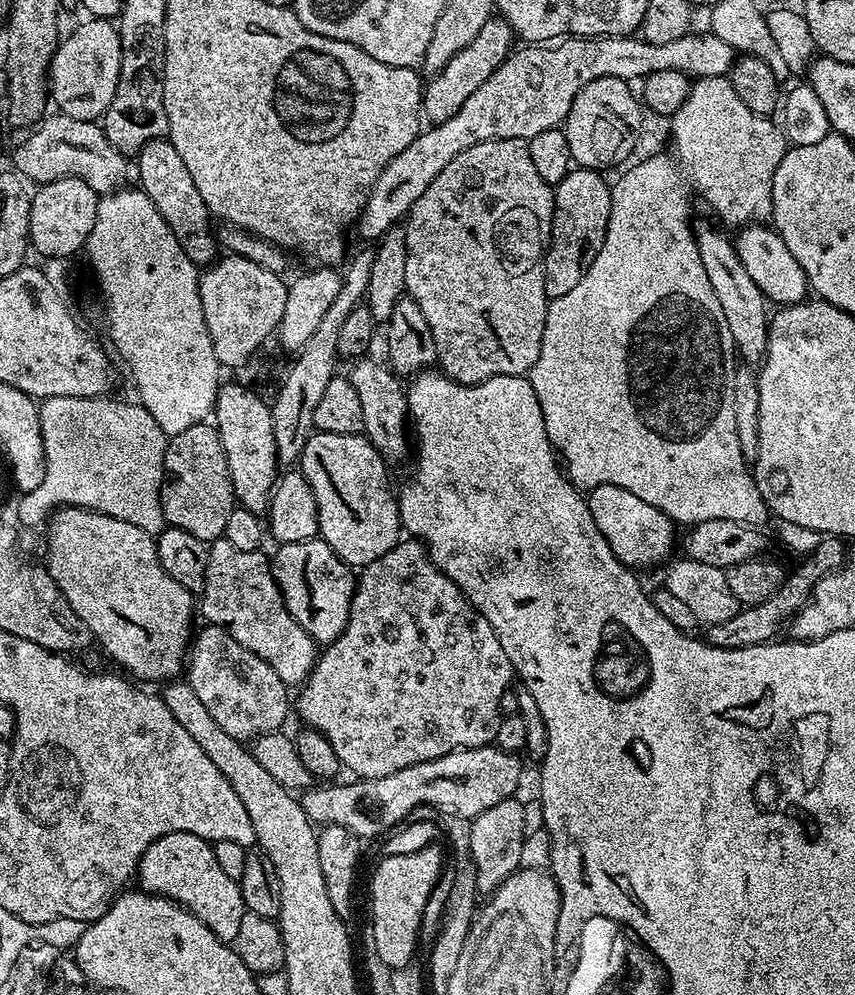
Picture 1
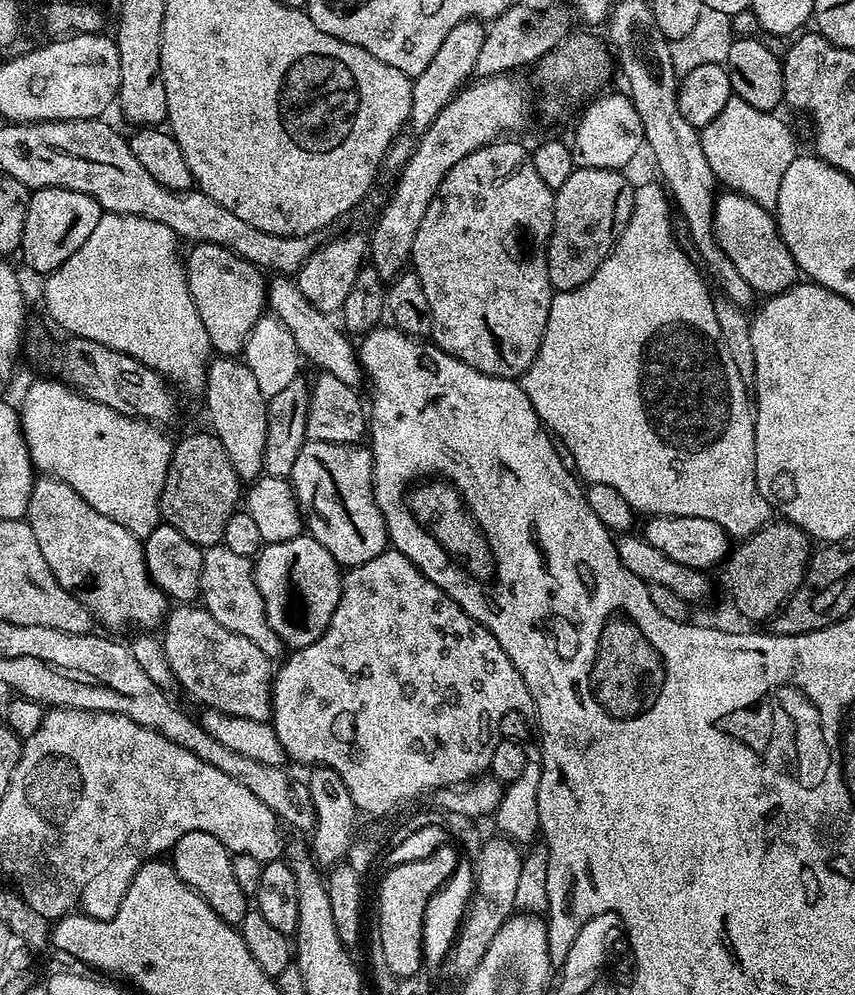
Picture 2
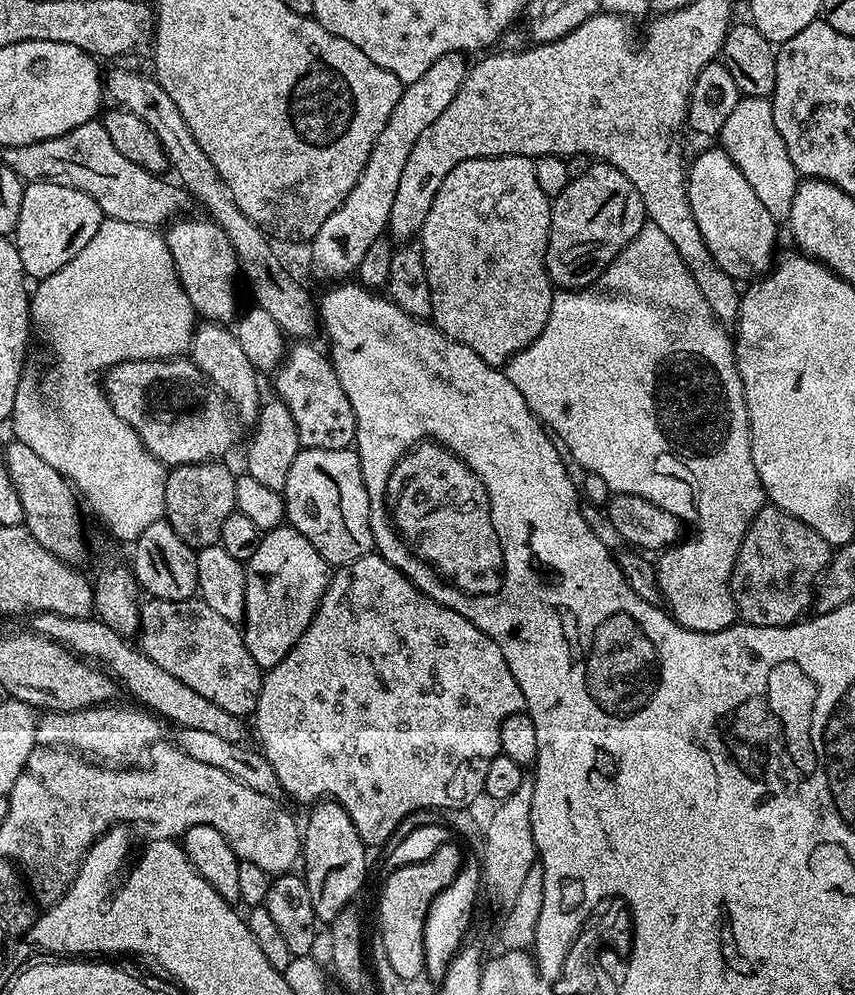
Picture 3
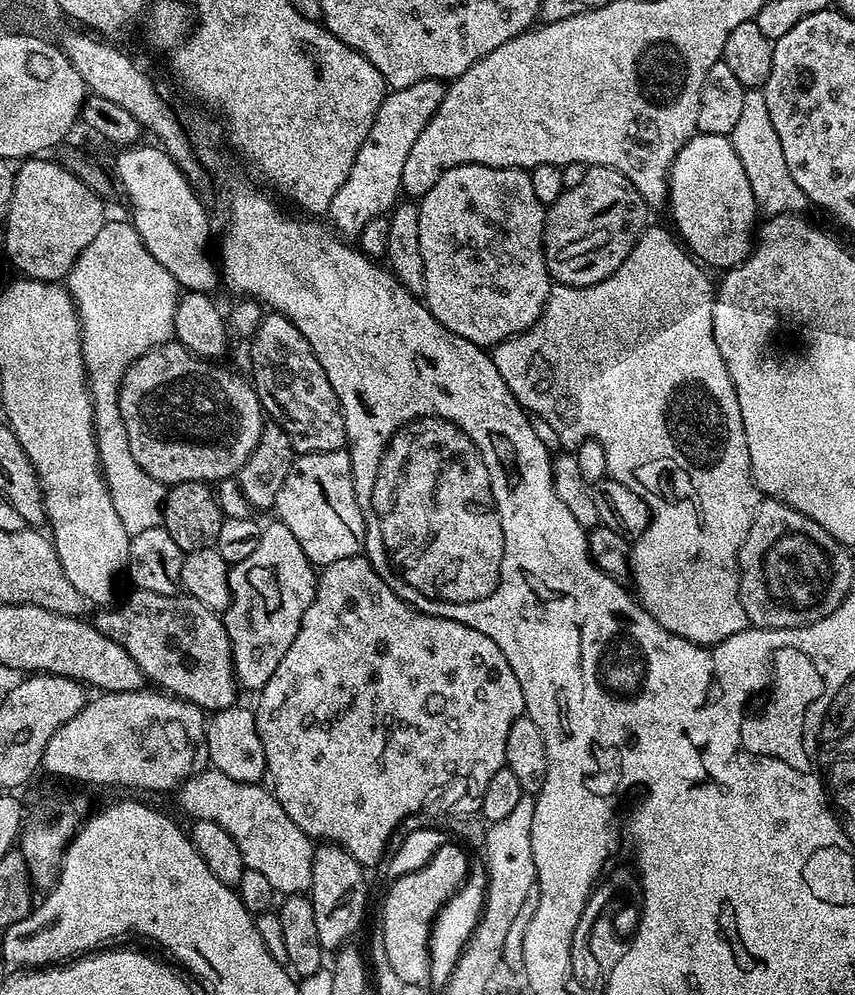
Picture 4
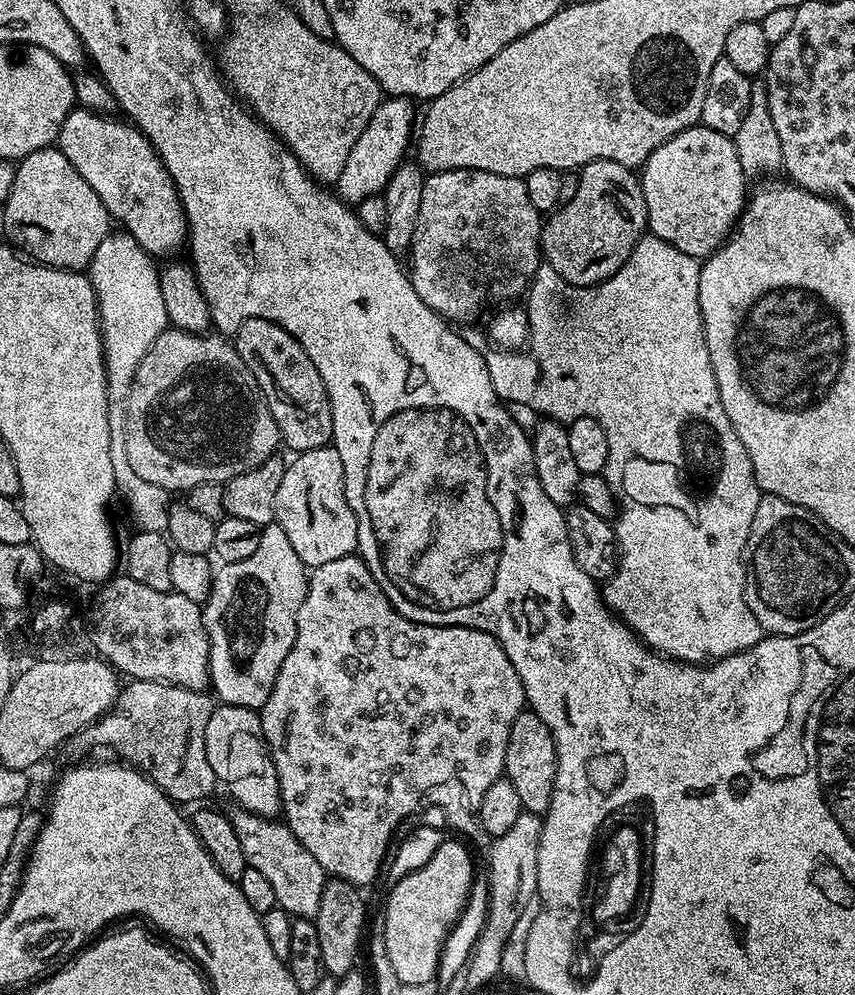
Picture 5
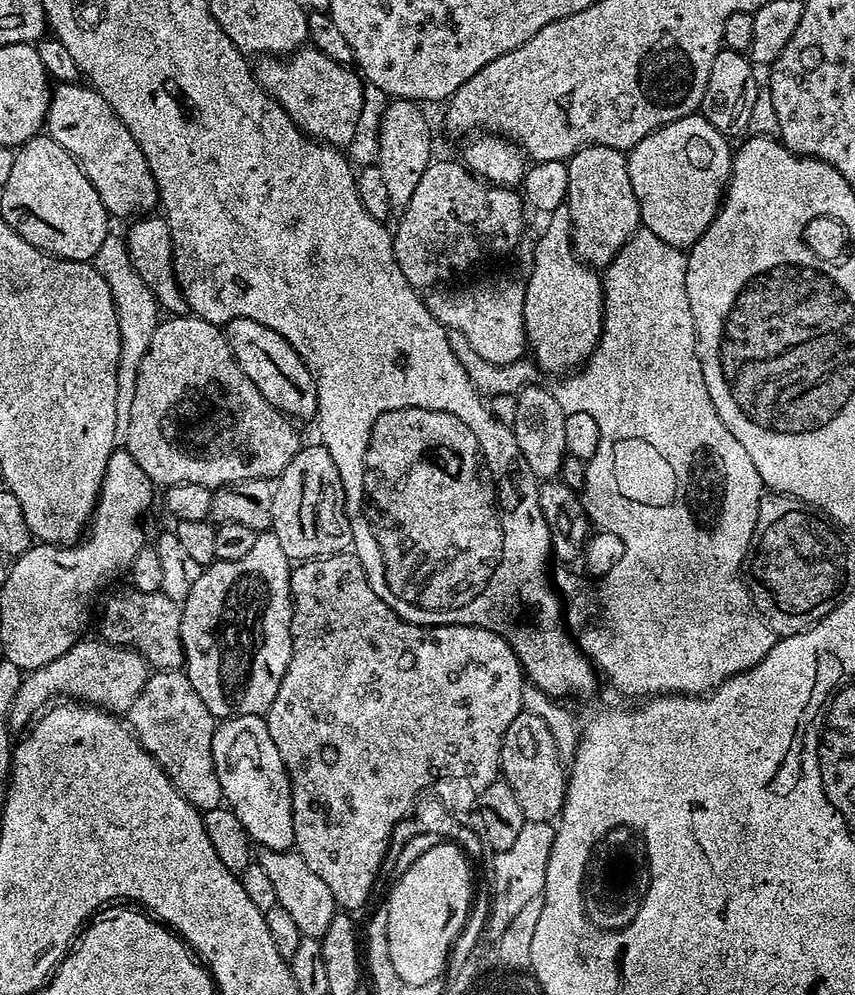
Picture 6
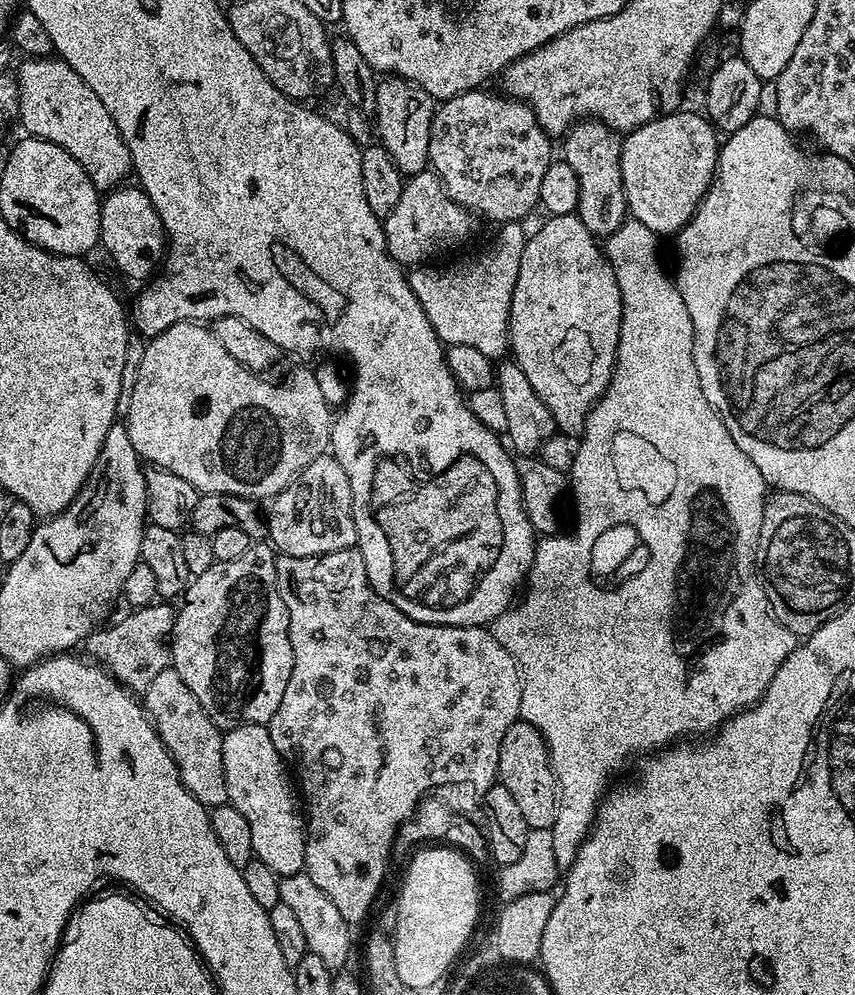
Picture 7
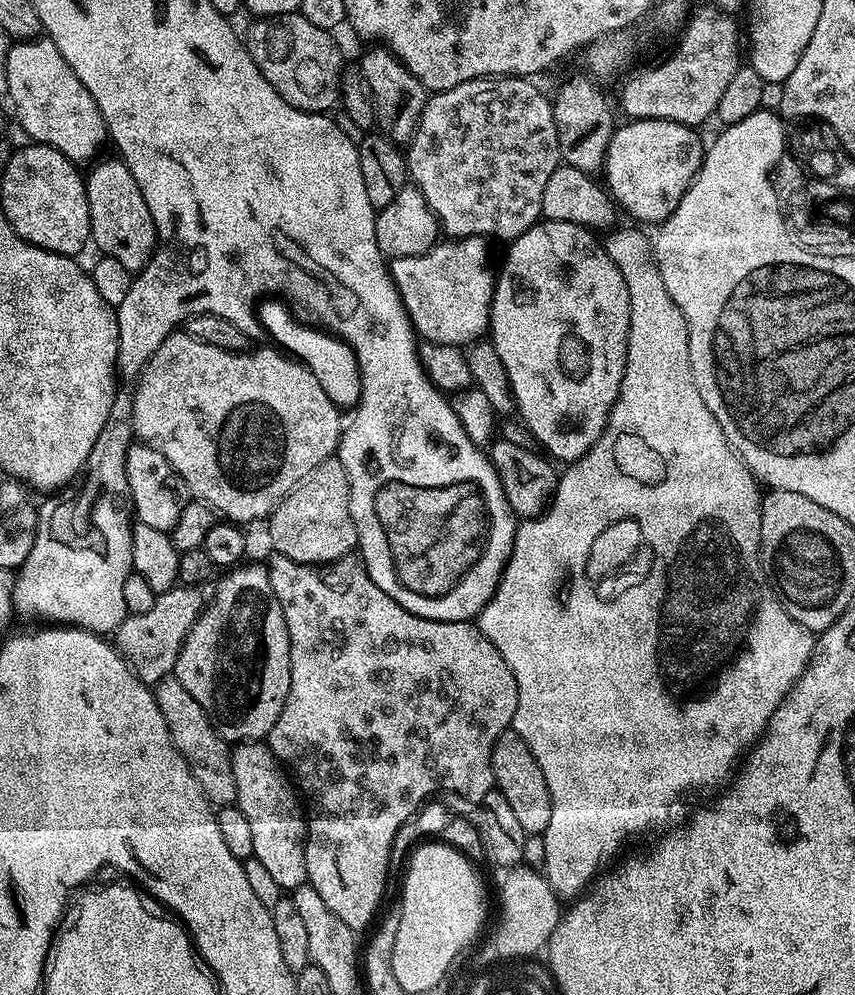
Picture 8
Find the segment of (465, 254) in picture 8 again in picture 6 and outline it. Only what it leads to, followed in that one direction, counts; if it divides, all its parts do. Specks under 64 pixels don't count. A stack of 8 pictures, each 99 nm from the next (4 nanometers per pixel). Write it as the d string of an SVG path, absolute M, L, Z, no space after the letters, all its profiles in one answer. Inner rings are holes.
M500 280L497 284L480 284L477 288L456 288L453 292L440 292L444 290L432 290L427 293L426 303L430 314L442 327L449 332L462 334L470 346L474 346L474 351L478 358L486 358L486 362L491 364L513 364L525 359L529 351L528 335L524 329L524 284L516 280Z

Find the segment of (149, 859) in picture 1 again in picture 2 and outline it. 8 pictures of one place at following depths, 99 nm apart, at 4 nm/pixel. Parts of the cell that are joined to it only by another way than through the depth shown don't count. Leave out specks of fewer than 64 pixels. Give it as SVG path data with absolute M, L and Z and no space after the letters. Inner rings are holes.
M205 832L182 834L182 838L178 838L178 842L170 849L170 863L178 878L189 884L212 907L214 914L218 914L218 918L239 926L250 910L250 897L244 893L242 886L238 886L238 882L234 882L232 857L233 853L222 846L222 842L214 838L214 834Z

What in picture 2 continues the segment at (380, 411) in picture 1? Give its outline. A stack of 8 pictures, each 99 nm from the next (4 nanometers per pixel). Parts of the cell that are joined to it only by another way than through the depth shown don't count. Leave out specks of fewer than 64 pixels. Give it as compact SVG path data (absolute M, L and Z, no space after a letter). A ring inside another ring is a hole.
M273 275L267 281L266 287L268 289L267 307L271 315L284 324L286 330L293 335L301 357L307 363L309 360L310 363L317 364L317 369L334 374L334 378L346 382L346 386L359 389L360 383L365 383L366 377L360 366L357 345L348 341L349 333L329 313L322 312L318 310L318 306L311 304L291 275Z

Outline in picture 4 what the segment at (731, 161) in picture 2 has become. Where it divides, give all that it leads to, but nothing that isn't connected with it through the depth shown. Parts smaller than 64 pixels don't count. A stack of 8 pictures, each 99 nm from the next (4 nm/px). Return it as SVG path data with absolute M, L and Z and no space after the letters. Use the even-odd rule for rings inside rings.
M745 91L742 98L742 114L738 114L738 122L734 122L730 139L738 154L738 162L742 162L742 170L746 170L746 178L750 178L750 190L754 190L756 207L765 217L800 214L805 211L804 207L809 207L810 202L806 194L798 190L794 177L786 167L782 142L778 142L774 122L770 122L770 110L766 110L763 91Z

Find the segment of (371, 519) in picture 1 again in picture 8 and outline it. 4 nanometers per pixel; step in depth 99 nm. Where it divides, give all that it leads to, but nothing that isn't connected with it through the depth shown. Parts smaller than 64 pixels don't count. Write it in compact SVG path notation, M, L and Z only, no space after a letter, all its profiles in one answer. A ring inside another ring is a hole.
M339 458L324 460L317 468L310 470L310 474L295 484L284 501L272 511L267 524L268 536L273 544L271 547L299 564L331 564L349 555L357 547L356 527L348 505L348 475Z

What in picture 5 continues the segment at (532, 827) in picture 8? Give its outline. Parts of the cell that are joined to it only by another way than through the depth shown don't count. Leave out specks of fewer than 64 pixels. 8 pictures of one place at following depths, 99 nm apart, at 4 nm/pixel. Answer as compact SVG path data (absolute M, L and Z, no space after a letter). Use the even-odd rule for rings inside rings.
M530 710L522 711L510 726L510 738L506 742L504 776L513 784L525 812L543 814L550 806L556 777L556 747L550 734L550 726Z

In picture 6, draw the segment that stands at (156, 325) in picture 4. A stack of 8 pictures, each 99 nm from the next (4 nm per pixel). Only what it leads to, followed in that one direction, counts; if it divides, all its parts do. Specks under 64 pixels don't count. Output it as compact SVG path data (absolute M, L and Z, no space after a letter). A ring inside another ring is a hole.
M110 234L98 246L98 254L90 263L106 278L106 286L110 286L110 294L114 298L114 306L118 314L118 330L122 342L122 354L118 362L118 422L114 422L114 438L117 445L127 445L130 434L130 405L134 403L134 386L138 378L138 366L142 358L146 358L146 350L150 350L150 338L154 338L154 330L161 319L162 312L158 307L154 294L138 278L138 270L130 262L127 243L116 234Z

